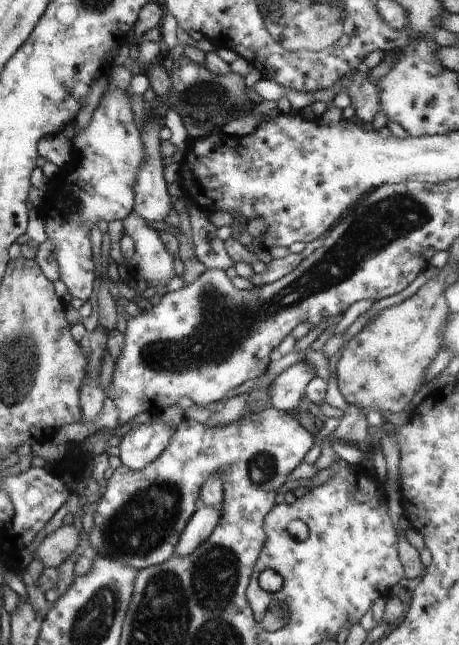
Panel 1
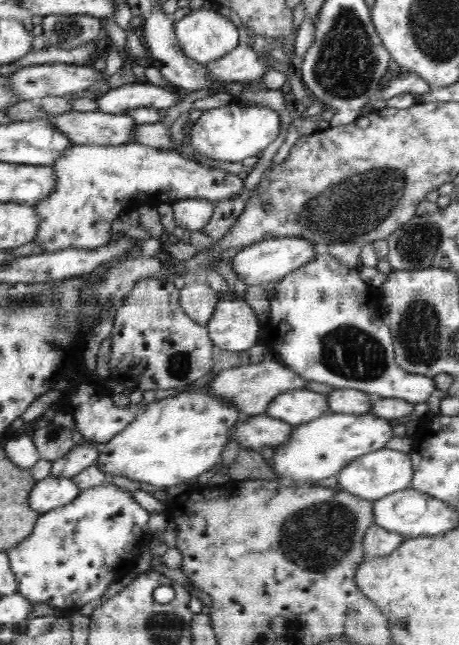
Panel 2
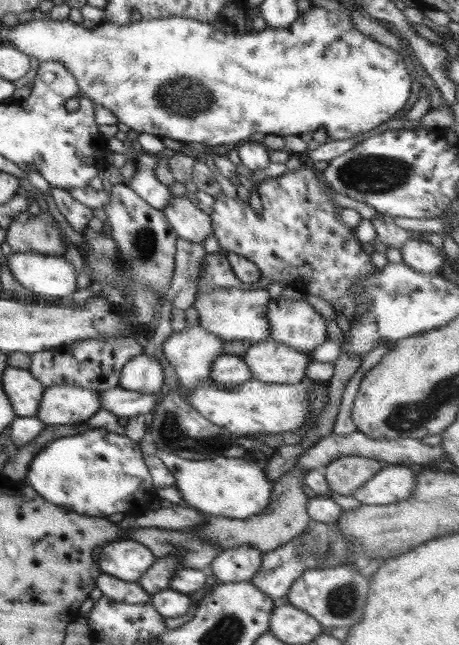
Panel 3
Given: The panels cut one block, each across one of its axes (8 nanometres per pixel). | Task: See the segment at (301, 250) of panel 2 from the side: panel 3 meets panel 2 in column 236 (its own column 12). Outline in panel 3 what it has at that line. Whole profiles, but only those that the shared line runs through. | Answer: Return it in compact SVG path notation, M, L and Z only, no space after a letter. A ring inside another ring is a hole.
M11 253L8 269L24 291L35 292L41 298L63 297L76 289L74 267L63 257L38 254Z

